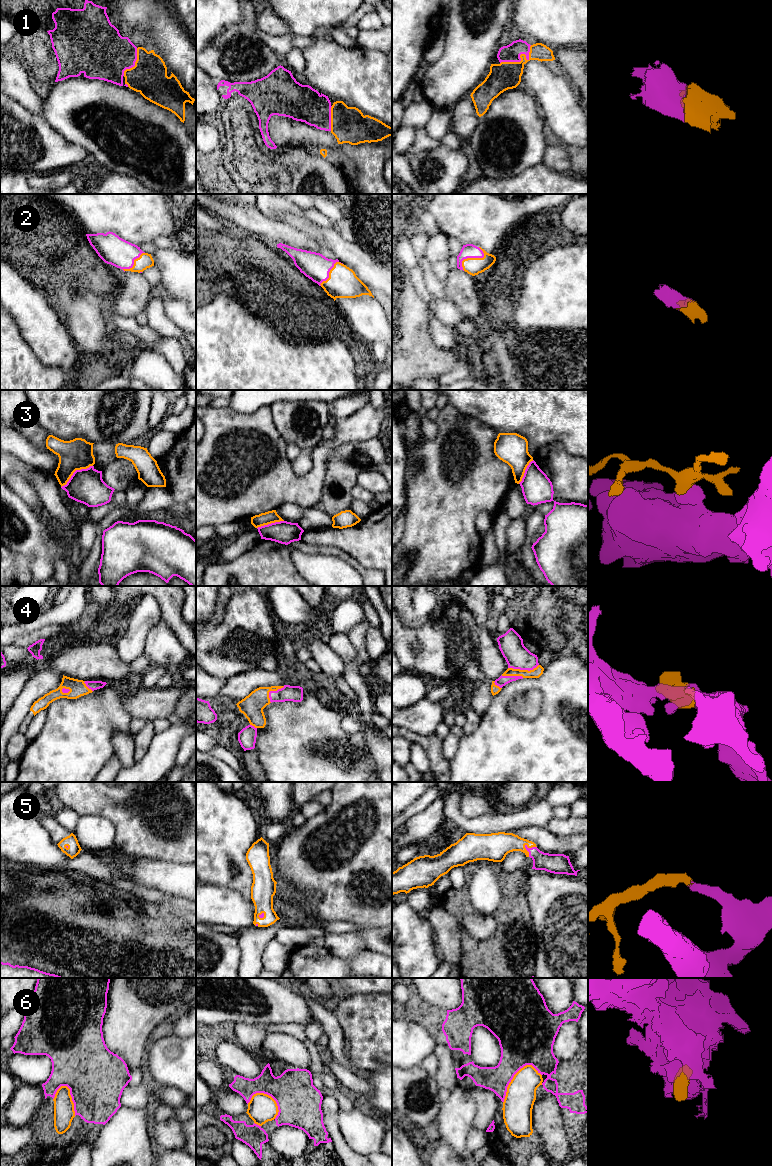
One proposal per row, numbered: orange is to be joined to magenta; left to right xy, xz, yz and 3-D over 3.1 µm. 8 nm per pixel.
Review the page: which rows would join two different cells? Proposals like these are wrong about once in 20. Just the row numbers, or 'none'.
3

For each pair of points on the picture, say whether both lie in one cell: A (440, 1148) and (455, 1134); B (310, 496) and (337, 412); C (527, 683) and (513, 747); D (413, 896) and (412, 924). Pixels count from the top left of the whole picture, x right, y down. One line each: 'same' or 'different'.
A: different
B: different
C: same
D: different

